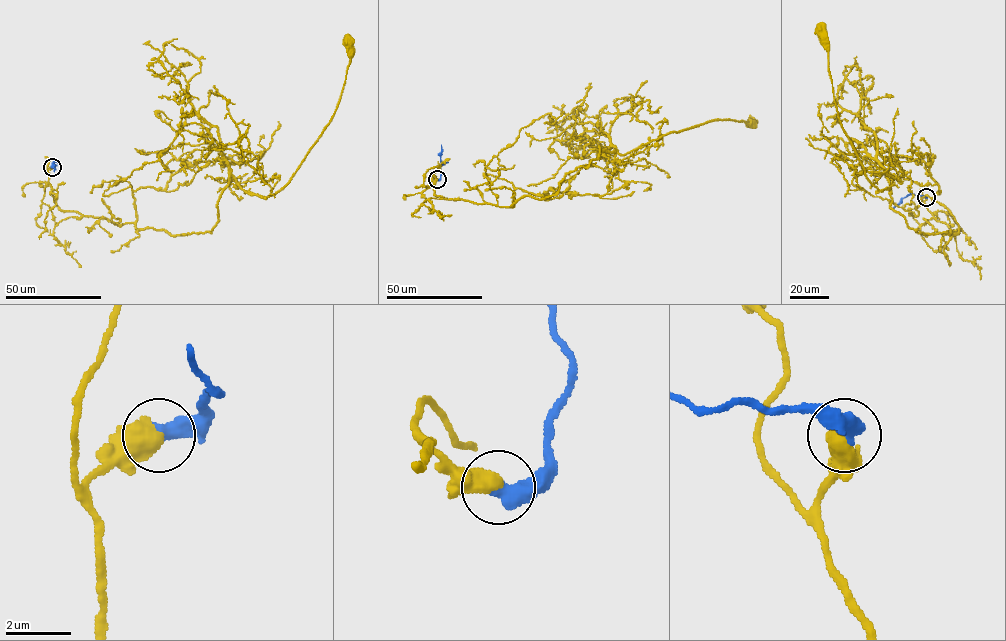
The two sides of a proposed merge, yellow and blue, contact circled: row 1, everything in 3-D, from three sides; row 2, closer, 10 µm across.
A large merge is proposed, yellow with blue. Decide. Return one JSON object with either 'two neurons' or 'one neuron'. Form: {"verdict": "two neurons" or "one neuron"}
{"verdict": "one neuron"}

